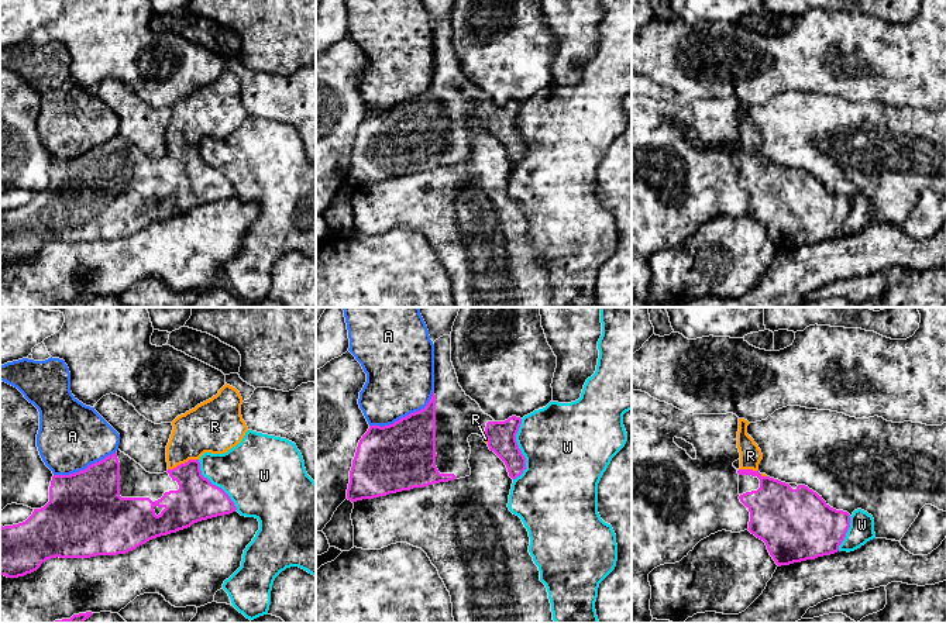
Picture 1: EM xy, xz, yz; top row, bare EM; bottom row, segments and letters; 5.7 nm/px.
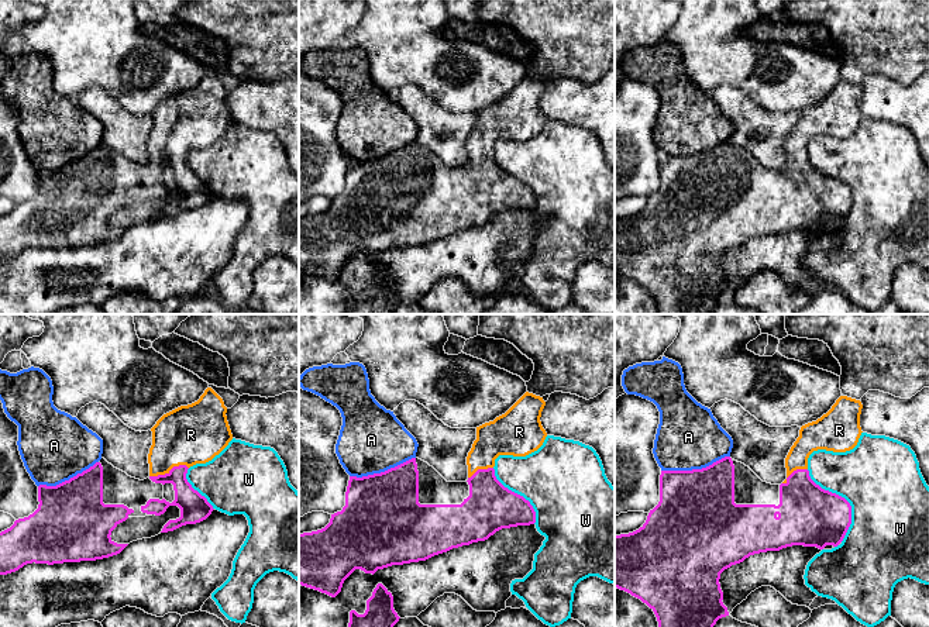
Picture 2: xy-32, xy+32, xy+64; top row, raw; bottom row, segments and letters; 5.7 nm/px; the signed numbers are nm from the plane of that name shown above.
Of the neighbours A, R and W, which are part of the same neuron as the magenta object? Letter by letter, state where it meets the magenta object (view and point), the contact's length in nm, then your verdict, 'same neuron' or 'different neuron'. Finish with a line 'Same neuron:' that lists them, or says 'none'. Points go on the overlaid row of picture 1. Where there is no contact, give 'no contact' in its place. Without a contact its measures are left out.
A: meets magenta in xz at (406, 416); contact 420 nm long; same neuron
R: meets magenta in xy at (182, 464); contact 190 nm long; same neuron
W: meets magenta in xz at (519, 450); contact 360 nm long; different neuron
Same neuron: A, R

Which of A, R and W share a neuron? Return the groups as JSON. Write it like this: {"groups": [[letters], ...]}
{"groups": [["A", "R"], ["W"]]}

